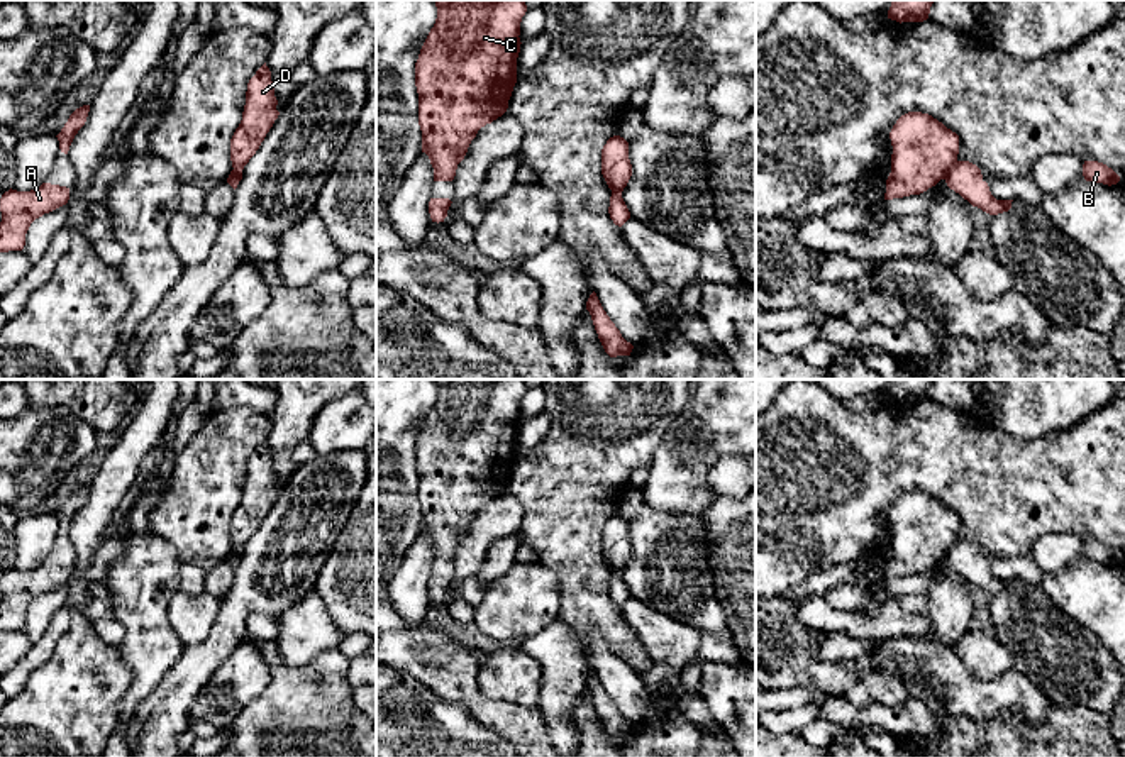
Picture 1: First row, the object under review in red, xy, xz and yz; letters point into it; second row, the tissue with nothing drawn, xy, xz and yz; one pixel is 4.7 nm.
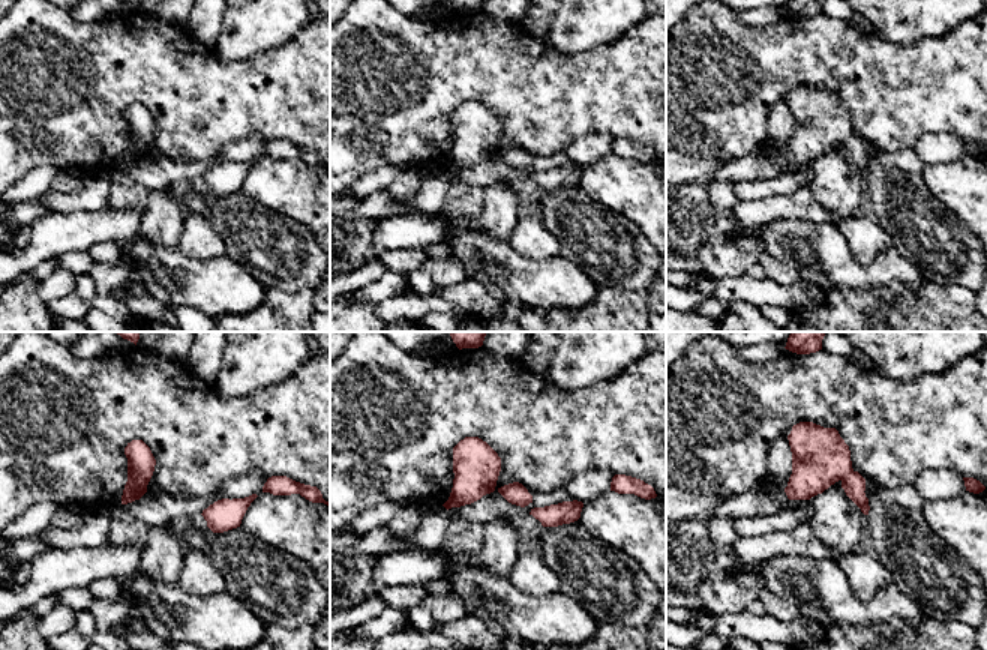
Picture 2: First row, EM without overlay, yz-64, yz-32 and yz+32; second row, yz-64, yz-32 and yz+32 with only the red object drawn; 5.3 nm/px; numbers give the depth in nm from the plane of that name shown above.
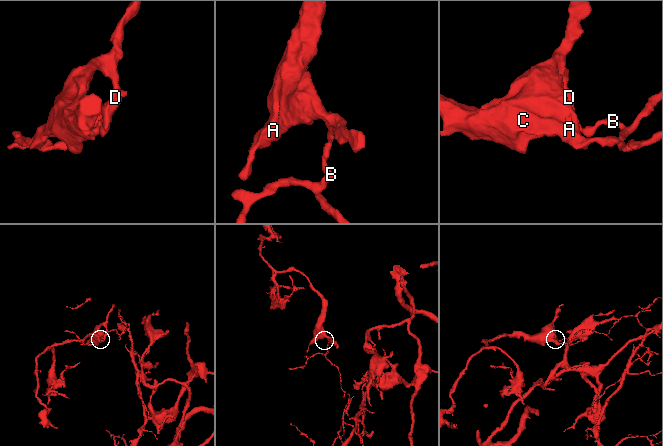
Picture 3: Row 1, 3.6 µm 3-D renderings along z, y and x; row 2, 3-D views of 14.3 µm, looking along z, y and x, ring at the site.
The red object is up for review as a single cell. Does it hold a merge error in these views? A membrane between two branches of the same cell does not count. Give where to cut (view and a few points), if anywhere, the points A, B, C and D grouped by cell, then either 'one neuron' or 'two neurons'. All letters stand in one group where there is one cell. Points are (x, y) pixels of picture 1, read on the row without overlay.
yz (958, 541), (942, 558) | A C D / B | two neurons

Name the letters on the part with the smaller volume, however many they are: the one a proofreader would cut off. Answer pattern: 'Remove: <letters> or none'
Remove: A, C, D

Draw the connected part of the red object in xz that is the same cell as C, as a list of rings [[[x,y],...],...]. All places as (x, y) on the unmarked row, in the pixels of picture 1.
[[[434,379],[437,398],[415,442],[418,472],[418,505],[422,532],[434,547],[434,561],[452,561],[457,544],[464,539],[478,510],[502,496],[508,488],[517,462],[517,437],[520,432],[520,401],[527,391],[525,379]]]

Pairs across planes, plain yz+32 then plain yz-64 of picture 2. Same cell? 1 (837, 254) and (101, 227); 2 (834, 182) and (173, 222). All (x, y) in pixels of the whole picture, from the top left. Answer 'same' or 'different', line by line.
1: different
2: same

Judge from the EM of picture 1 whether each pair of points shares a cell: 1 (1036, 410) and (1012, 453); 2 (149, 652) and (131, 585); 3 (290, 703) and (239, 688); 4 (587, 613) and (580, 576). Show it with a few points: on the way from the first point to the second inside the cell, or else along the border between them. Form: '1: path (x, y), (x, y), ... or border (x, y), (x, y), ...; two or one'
1: border (991, 422), (1020, 439), (1039, 439), (1058, 432); two
2: path (149, 635), (139, 602); one
3: border (261, 654), (270, 681), (231, 722); two
4: path (585, 605), (583, 585); one

